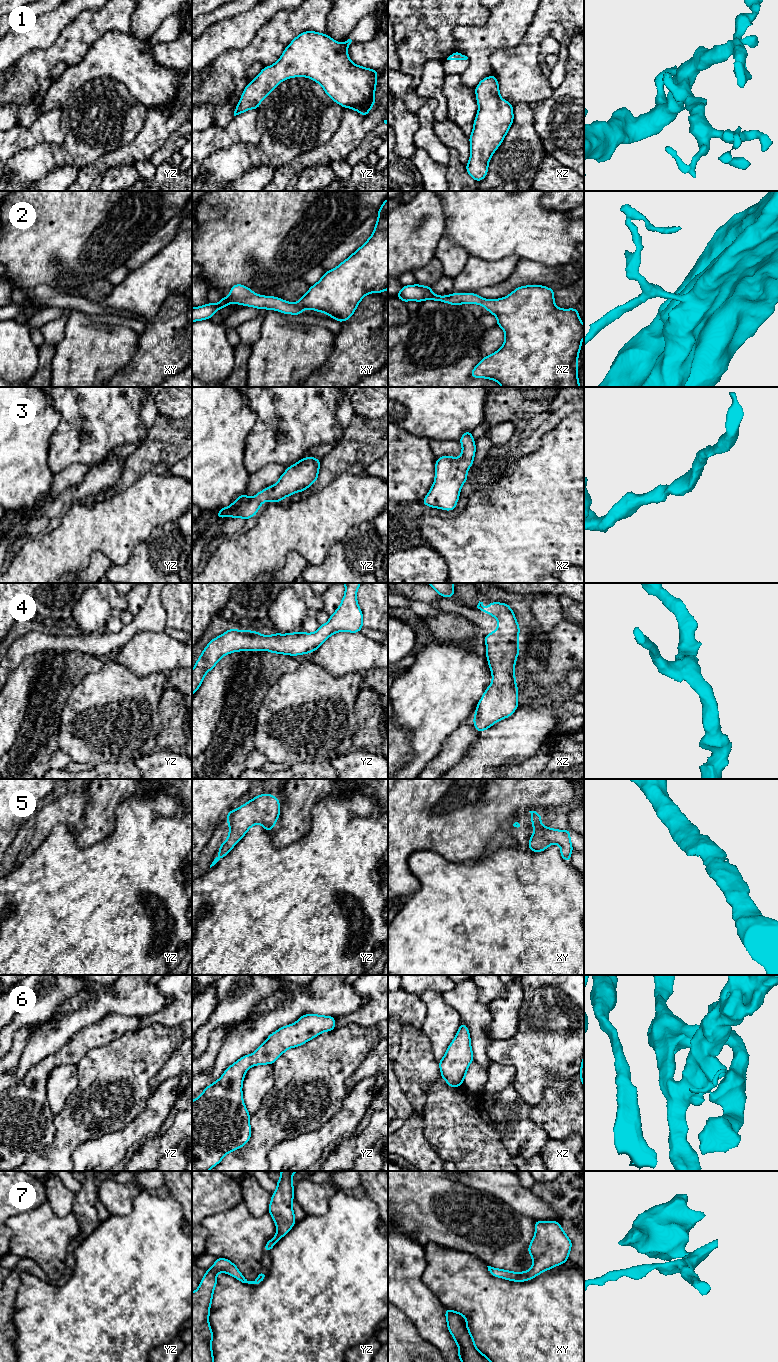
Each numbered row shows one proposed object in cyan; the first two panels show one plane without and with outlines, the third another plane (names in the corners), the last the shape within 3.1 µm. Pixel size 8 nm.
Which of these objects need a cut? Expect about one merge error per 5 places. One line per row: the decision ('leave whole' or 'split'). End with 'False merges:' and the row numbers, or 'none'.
1: leave whole
2: leave whole
3: leave whole
4: leave whole
5: leave whole
6: leave whole
7: leave whole
False merges: none

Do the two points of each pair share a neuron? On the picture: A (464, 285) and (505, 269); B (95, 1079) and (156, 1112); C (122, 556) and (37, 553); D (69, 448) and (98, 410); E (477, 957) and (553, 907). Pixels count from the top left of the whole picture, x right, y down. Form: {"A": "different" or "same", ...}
{"A": "same", "B": "different", "C": "same", "D": "same", "E": "same"}

